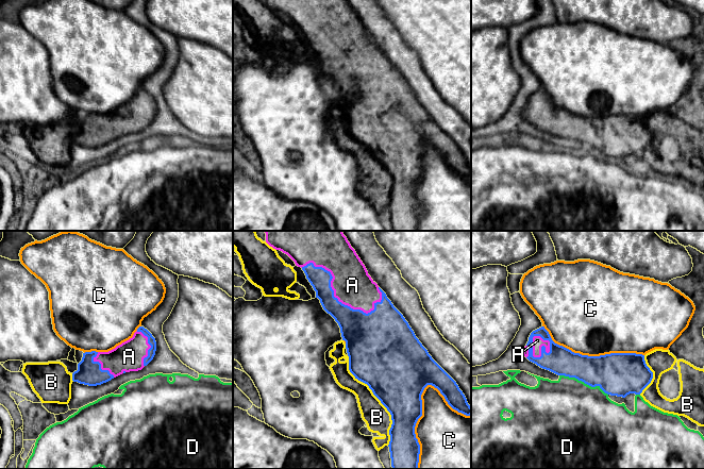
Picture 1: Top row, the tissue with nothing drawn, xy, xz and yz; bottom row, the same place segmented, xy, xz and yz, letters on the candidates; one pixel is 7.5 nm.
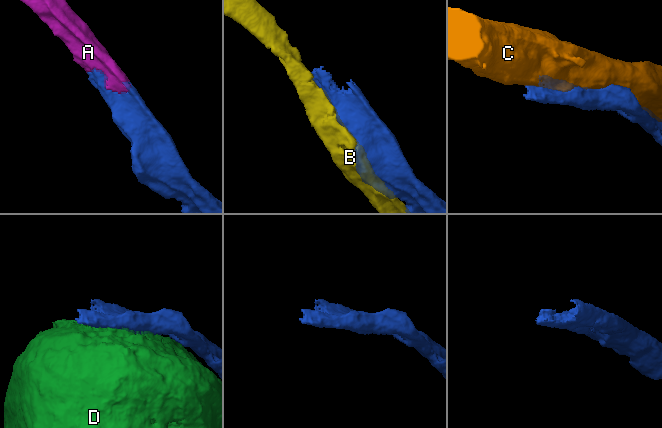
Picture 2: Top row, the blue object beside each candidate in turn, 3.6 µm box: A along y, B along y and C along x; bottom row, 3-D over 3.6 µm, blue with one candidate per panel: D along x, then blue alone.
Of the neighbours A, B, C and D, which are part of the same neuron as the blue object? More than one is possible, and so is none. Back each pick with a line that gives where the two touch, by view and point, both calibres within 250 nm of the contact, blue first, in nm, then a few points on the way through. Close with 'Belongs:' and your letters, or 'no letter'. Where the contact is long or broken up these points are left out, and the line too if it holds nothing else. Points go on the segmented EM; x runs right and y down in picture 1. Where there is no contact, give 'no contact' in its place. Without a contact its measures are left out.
A: contact xz (333, 296); calibres 200 and 300 nm
Belongs: A

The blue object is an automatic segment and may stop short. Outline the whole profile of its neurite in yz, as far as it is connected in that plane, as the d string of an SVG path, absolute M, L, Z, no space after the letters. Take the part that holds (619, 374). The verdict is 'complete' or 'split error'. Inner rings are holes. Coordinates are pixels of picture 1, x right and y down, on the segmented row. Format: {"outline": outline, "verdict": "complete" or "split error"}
{"outline": "M544 326L531 333L529 341L523 349L523 355L542 369L557 375L575 378L591 387L599 386L607 395L622 398L630 393L640 395L653 379L653 372L647 366L644 355L642 354L610 353L600 356L582 355L555 344Z", "verdict": "split error"}

